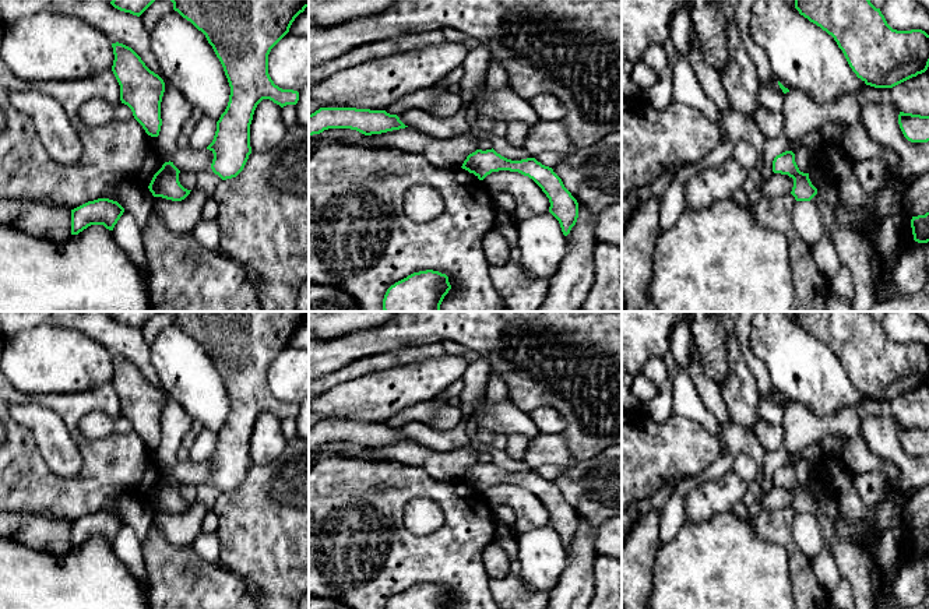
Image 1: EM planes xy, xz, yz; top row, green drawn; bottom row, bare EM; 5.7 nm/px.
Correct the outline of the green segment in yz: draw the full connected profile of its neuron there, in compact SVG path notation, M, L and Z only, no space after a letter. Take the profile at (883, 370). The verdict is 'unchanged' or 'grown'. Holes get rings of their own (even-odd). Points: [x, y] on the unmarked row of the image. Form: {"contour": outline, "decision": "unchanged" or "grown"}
{"contour": "M795 311L795 321L834 351L866 398L893 401L929 380L929 348L893 342L869 311Z", "decision": "unchanged"}

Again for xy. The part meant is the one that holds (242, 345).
{"contour": "M163 311L173 316L173 323L201 344L219 372L231 399L229 415L217 434L212 455L207 460L214 467L211 482L222 493L236 490L244 480L250 460L250 437L254 423L263 412L281 420L296 418L299 405L282 402L268 387L271 362L289 345L295 331L309 320L309 311Z", "decision": "unchanged"}

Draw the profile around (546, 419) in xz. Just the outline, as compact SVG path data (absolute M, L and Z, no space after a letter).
M538 406L529 412L529 418L541 433L560 434L564 432L566 420L552 406Z

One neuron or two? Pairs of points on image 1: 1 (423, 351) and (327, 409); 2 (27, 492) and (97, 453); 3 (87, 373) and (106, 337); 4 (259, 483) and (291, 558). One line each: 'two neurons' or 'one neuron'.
1: two neurons
2: one neuron
3: two neurons
4: one neuron

